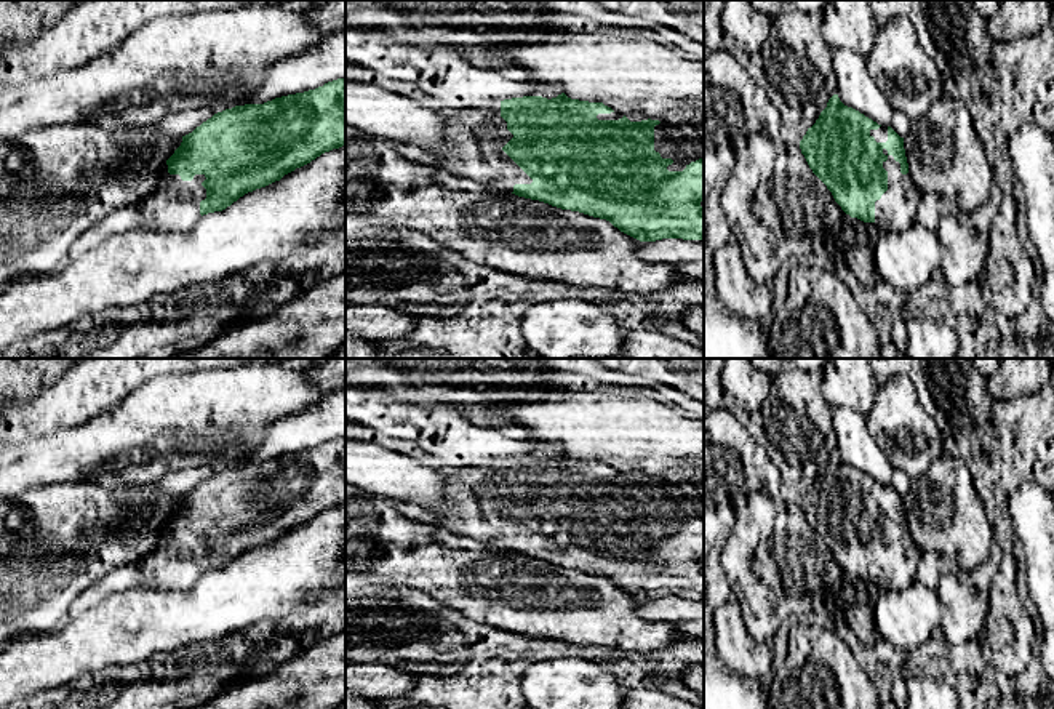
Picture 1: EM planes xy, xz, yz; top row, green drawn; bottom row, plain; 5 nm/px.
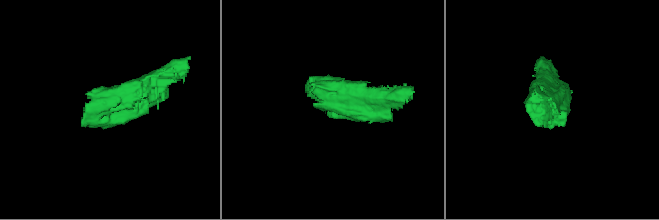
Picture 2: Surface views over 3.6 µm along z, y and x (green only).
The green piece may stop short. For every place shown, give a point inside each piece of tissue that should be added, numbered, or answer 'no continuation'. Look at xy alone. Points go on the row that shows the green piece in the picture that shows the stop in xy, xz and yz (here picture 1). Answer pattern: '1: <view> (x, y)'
1: xy (173, 205)

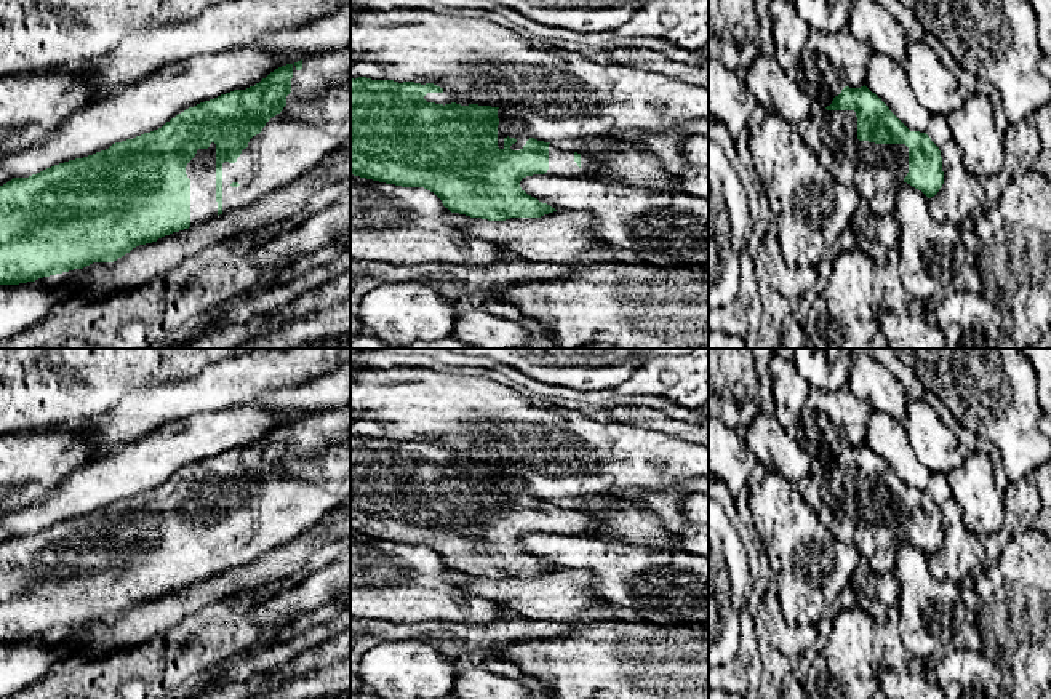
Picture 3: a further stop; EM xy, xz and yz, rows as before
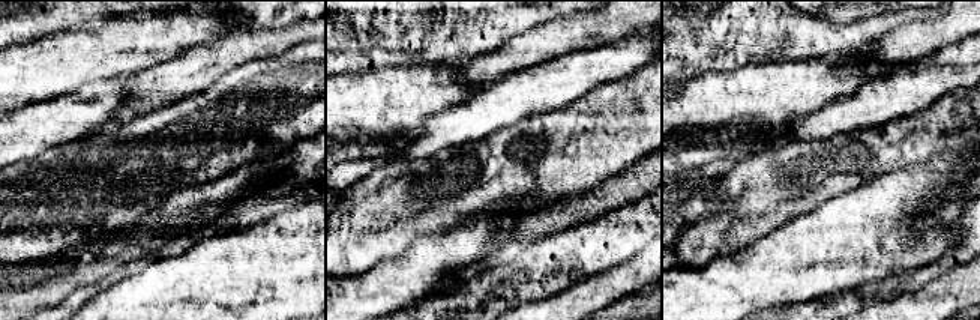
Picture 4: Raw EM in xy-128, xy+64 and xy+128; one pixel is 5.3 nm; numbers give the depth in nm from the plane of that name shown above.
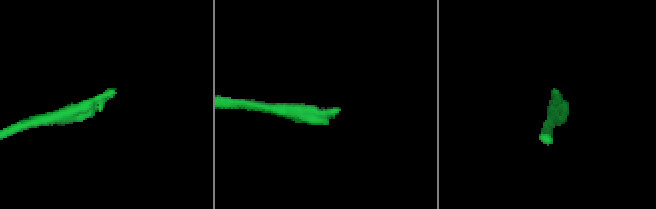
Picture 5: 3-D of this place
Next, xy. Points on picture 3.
1: xy (315, 122)

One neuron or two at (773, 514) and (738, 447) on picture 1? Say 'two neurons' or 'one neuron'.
two neurons

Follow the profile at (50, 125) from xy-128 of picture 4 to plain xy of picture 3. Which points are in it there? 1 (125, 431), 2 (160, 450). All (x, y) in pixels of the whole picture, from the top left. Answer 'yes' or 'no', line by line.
1: no
2: yes

